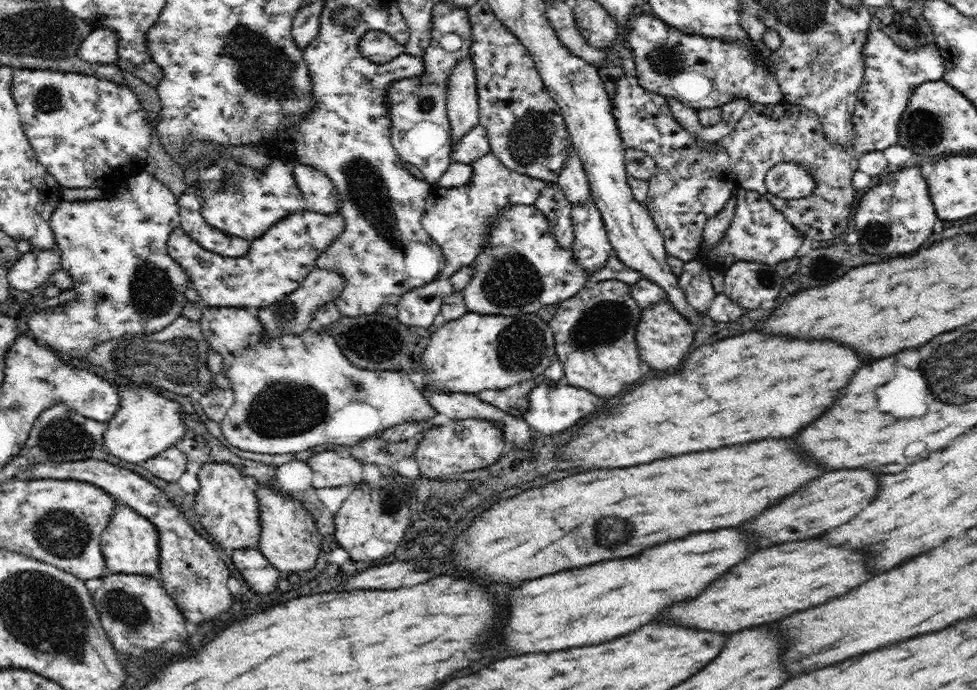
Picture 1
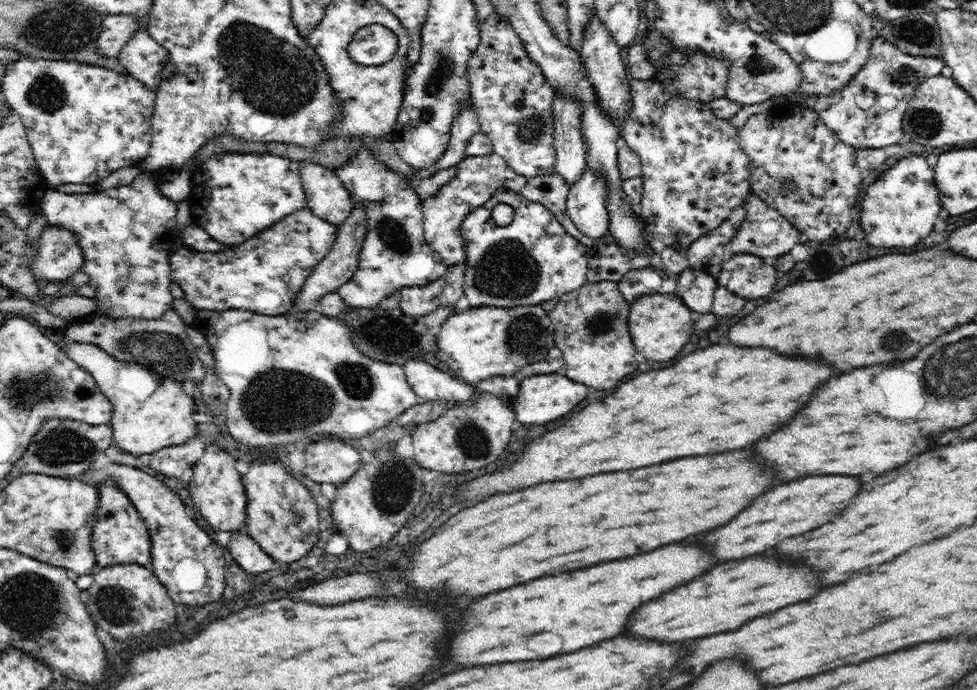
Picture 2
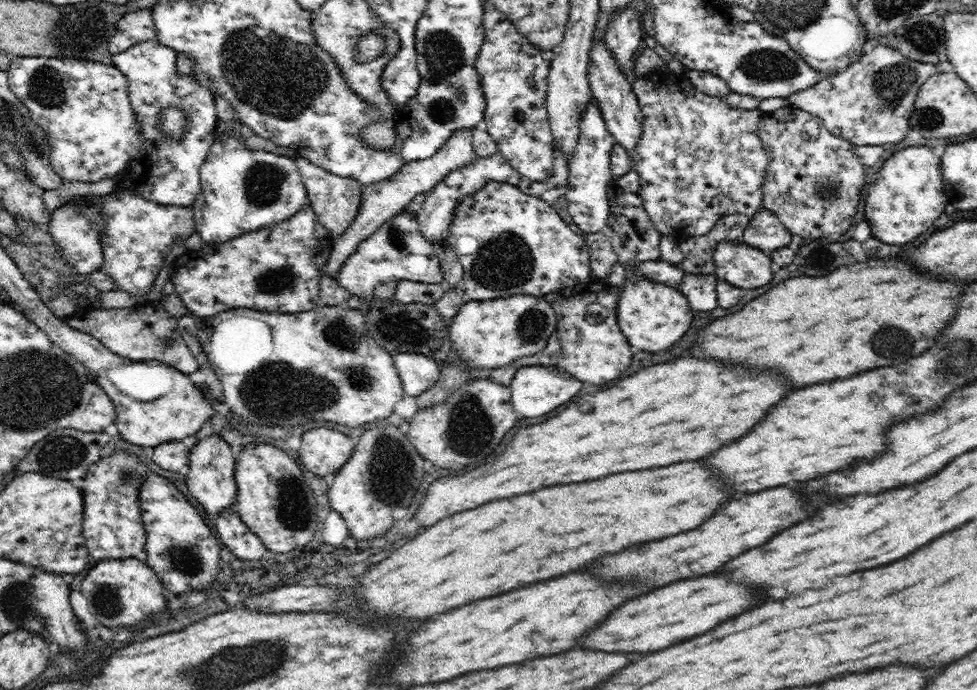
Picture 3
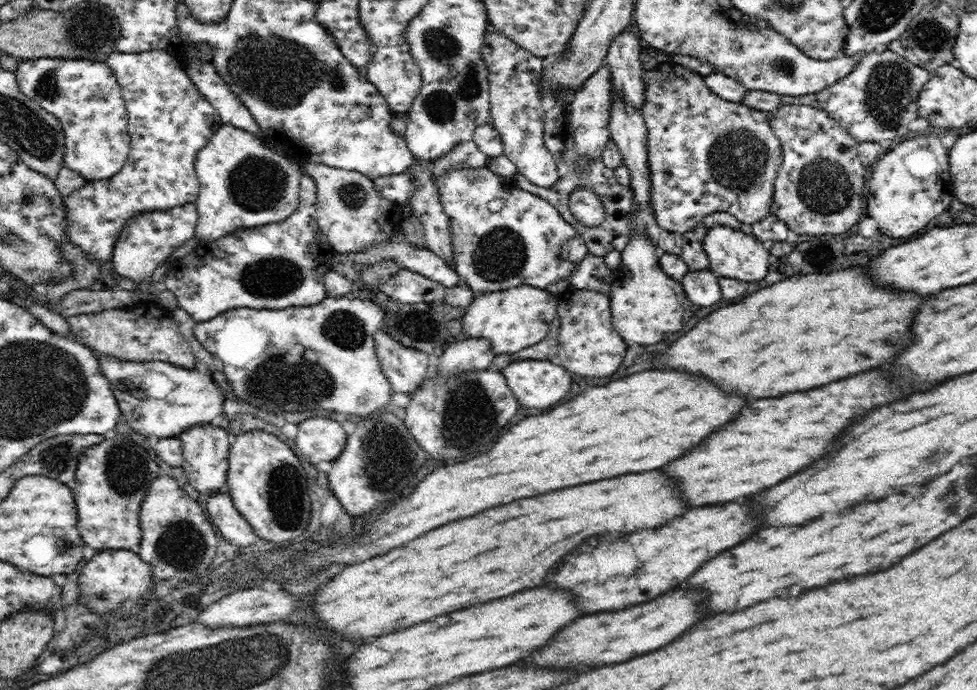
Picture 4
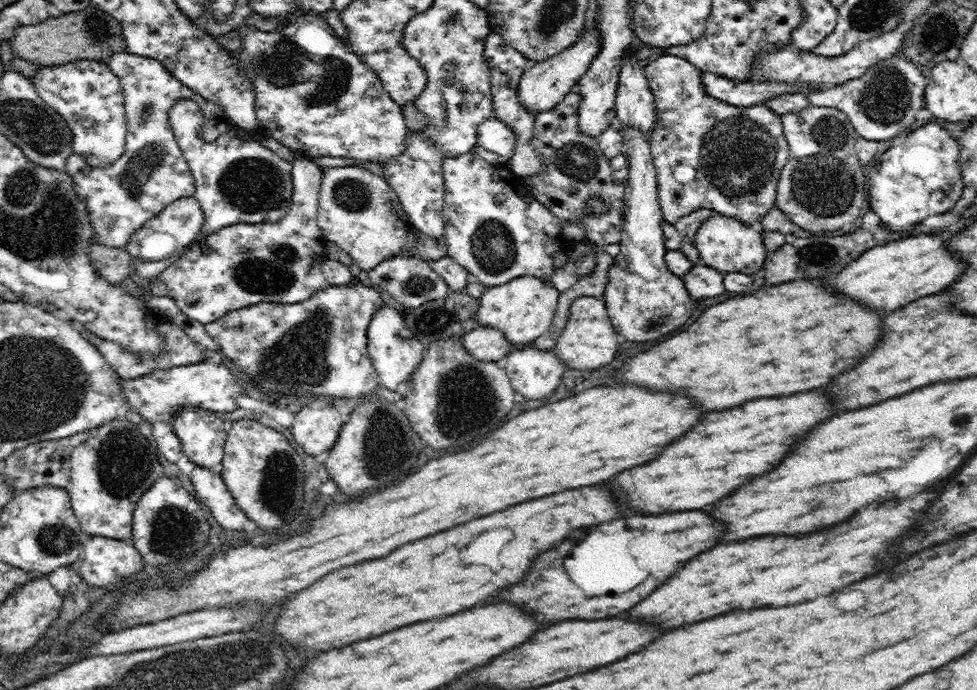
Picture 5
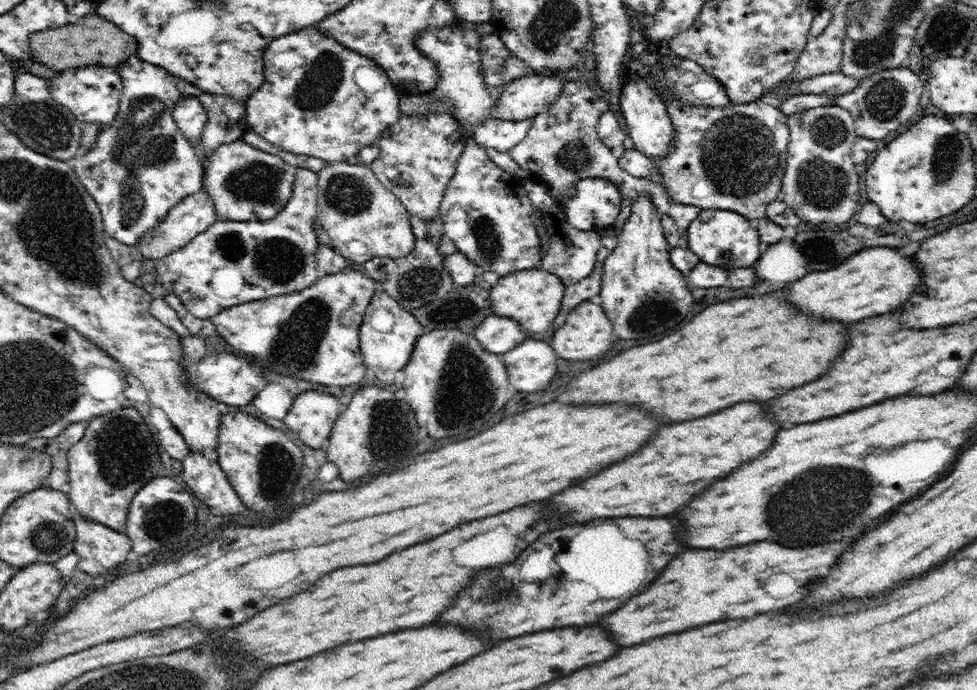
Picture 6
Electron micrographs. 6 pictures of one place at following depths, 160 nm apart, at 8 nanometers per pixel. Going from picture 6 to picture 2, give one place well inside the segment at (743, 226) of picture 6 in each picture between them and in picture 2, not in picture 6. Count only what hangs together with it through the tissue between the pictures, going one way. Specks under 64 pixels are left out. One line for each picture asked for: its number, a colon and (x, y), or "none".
2: (749, 276)
3: (744, 266)
4: (732, 253)
5: (724, 243)

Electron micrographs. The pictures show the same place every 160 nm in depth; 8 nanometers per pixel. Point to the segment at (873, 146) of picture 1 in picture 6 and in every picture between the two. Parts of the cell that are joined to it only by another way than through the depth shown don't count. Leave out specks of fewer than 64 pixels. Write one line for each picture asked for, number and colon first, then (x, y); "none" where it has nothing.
2: (868, 113)
3: (870, 102)
4: (878, 99)
5: (883, 102)
6: (882, 102)

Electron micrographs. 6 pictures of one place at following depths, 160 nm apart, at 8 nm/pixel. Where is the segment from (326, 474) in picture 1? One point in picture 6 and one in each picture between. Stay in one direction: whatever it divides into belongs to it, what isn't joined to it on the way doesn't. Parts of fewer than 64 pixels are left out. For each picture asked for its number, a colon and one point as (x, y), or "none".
2: (332, 461)
3: (323, 451)
4: (319, 439)
5: (316, 431)
6: (312, 416)

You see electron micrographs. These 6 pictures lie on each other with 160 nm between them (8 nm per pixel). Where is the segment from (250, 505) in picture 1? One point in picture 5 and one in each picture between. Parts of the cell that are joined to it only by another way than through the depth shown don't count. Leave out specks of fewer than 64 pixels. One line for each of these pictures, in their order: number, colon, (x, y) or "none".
2: (216, 488)
3: (210, 479)
4: (205, 447)
5: (201, 433)

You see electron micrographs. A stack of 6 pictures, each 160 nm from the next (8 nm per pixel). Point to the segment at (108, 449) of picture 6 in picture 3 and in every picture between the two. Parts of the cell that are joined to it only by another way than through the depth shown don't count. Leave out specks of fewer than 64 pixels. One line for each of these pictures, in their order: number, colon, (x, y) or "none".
3: (112, 525)
4: (112, 479)
5: (110, 473)

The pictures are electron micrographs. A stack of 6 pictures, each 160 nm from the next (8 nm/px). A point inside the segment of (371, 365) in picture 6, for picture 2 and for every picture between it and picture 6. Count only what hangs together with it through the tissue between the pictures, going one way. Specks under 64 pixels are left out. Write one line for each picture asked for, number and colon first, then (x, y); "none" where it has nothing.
2: (429, 383)
3: (417, 373)
4: (405, 368)
5: (395, 352)

